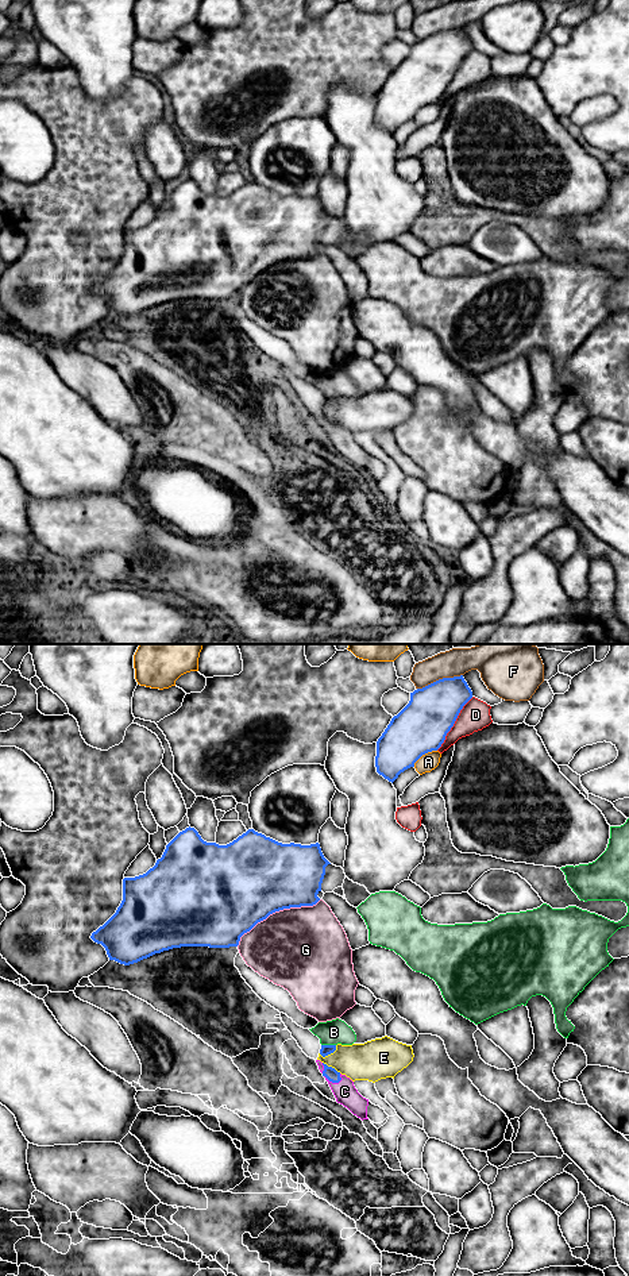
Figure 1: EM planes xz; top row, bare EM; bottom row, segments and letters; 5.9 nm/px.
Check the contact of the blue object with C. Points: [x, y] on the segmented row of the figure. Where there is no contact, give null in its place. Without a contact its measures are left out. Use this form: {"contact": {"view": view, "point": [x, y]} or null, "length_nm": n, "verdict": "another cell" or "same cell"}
{"contact": {"view": "xz", "point": [334, 1082]}, "length_nm": 110, "verdict": "same cell"}

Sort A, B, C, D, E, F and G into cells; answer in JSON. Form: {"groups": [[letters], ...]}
{"groups": [["A"], ["B"], ["C"], ["D"], ["E"], ["F"], ["G"]]}

